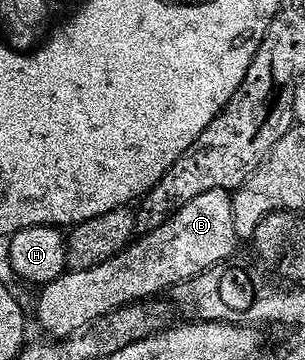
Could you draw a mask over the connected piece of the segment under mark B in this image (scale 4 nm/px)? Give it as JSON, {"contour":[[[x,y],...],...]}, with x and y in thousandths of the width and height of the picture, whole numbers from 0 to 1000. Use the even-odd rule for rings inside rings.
{"contour":[[[738,522],[672,528],[633,561],[607,561],[528,628],[466,647],[370,717],[292,750],[220,750],[180,778],[138,792],[141,811],[108,844],[151,931],[167,939],[233,933],[325,878],[466,836],[505,811],[544,814],[574,789],[659,761],[705,731],[744,728],[770,700],[777,658],[764,639],[757,533]]]}

